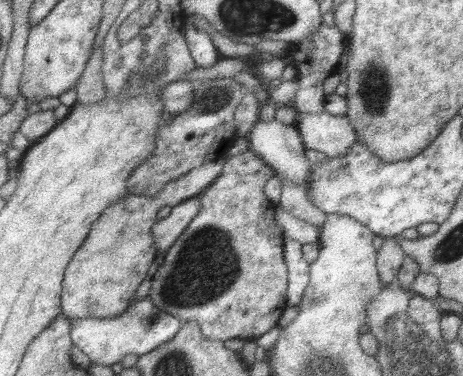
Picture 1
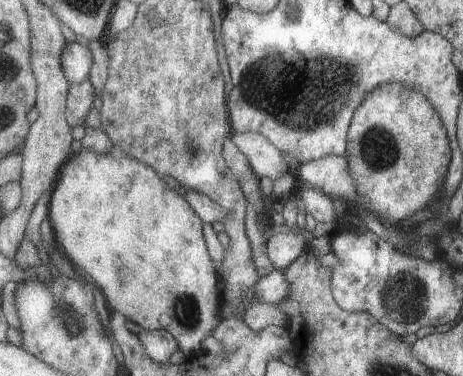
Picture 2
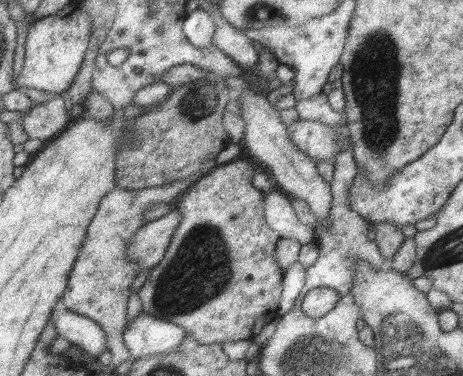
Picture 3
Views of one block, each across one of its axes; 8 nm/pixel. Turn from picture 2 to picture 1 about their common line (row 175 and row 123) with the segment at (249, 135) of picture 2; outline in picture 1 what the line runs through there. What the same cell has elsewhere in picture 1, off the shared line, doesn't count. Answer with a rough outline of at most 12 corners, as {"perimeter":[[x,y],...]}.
{"perimeter":[[257,120],[247,146],[281,182],[309,192],[311,162],[299,130]]}

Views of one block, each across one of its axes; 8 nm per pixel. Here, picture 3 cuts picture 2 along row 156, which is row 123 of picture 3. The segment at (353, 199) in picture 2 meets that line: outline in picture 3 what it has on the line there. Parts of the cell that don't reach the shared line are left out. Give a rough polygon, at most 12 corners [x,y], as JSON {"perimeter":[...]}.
{"perimeter":[[329,96],[297,102],[299,120],[317,120],[345,128],[345,114],[335,112]]}

